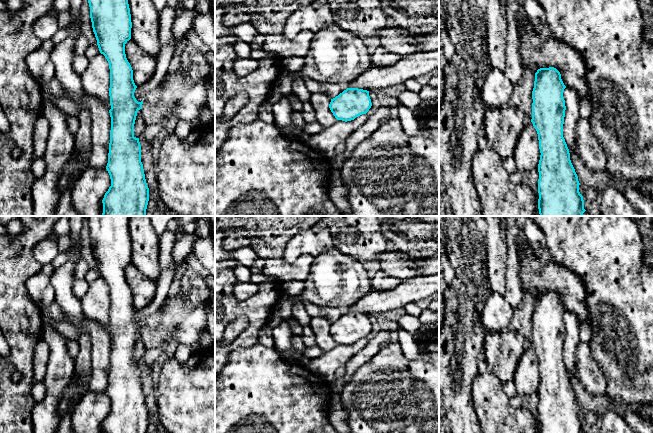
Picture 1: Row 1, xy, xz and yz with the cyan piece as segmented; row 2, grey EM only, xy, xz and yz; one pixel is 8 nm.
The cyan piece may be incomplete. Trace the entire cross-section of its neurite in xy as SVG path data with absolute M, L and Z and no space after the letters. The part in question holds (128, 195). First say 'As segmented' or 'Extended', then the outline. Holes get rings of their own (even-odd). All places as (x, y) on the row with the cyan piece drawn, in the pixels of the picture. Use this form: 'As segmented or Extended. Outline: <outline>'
As segmented. Outline: M88 0L90 7L90 18L93 32L101 54L105 56L110 69L110 105L111 117L110 143L108 163L106 169L110 175L111 186L105 193L102 200L102 216L146 216L146 209L149 201L149 188L146 183L143 164L141 162L141 145L139 138L134 136L134 124L137 112L142 109L143 101L138 102L134 97L137 86L133 80L133 70L126 58L125 44L131 39L131 14L128 0Z

